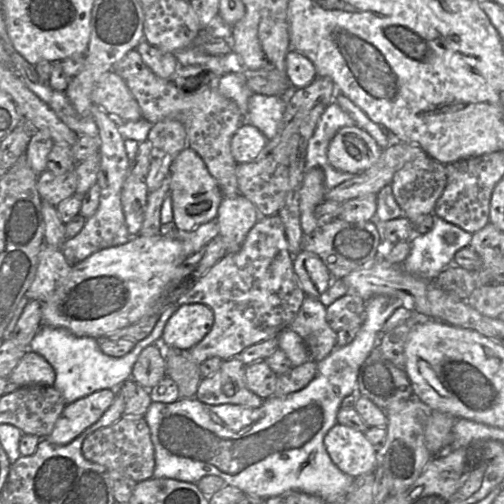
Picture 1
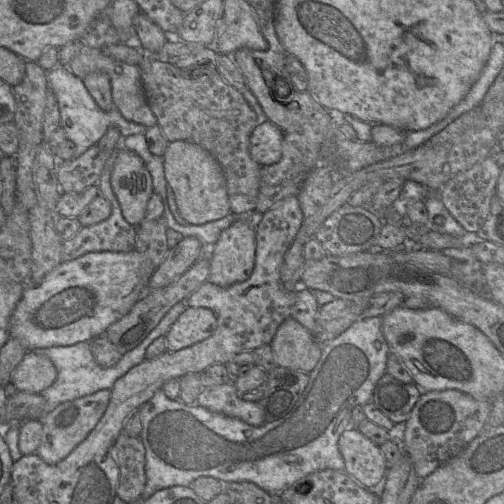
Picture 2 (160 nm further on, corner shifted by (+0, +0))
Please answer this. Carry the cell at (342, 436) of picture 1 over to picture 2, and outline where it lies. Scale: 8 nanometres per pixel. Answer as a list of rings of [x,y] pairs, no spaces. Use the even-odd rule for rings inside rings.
[[[351,427],[340,435],[338,448],[345,471],[362,487],[378,489],[383,485],[387,464],[378,445]]]

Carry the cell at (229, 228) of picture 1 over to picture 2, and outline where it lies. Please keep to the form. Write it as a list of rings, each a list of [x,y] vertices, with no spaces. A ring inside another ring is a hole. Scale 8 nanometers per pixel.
[[[235,221],[207,248],[205,255],[210,258],[207,281],[221,287],[244,282],[255,266],[256,229],[247,221]]]

